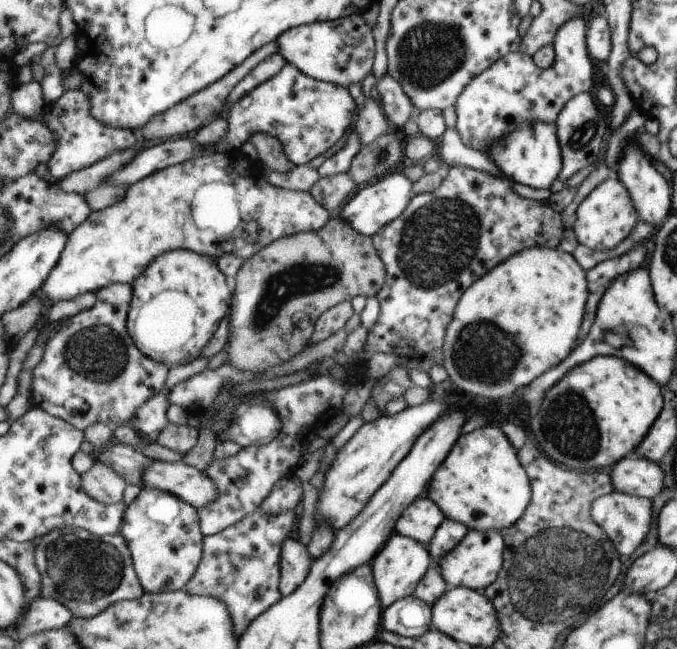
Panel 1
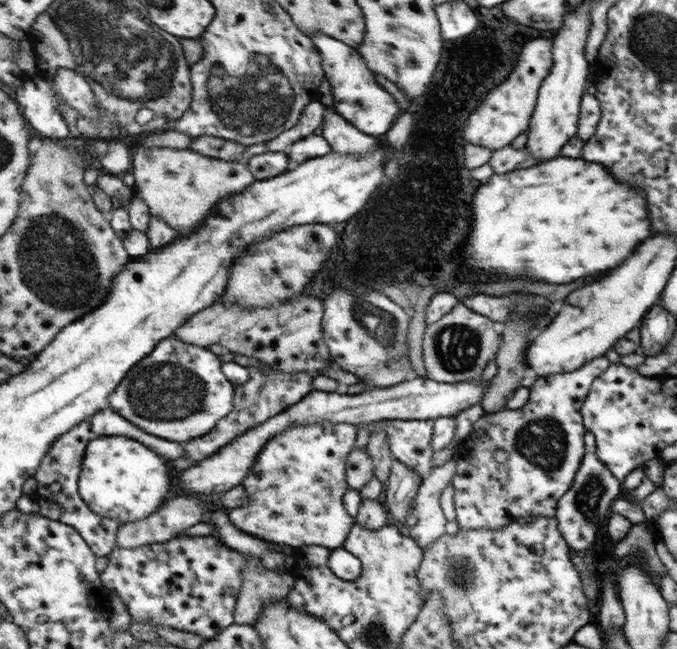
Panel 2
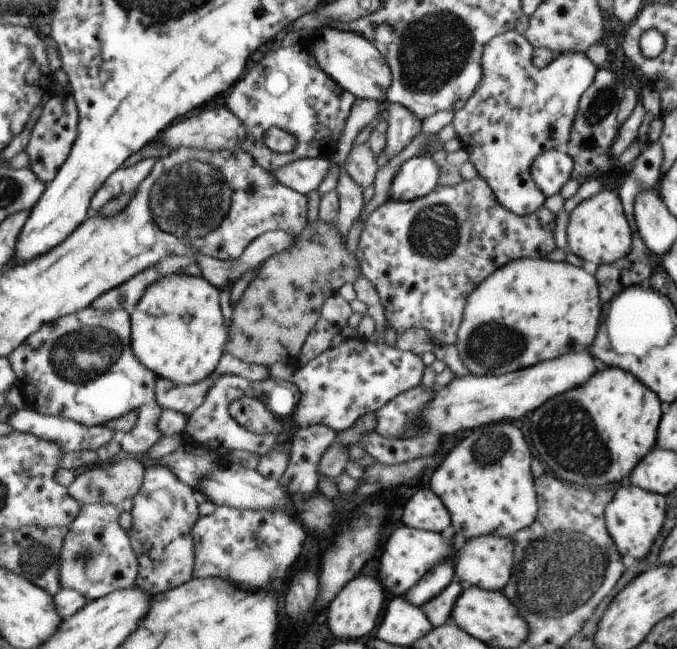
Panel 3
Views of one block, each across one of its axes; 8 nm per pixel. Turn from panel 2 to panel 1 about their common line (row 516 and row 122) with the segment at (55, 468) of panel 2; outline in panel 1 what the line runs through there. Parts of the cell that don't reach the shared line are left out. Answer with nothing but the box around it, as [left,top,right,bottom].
[43,89,138,182]

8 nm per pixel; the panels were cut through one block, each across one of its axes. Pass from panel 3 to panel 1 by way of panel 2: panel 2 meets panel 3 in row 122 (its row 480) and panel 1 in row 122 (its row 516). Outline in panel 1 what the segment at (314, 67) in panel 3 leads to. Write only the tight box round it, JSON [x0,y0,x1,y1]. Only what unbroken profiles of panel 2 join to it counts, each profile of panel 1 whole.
[226,63,358,166]

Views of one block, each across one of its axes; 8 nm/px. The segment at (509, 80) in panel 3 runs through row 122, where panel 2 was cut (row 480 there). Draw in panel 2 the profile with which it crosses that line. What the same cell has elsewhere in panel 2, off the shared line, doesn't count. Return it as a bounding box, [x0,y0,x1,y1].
[450,356,610,530]

